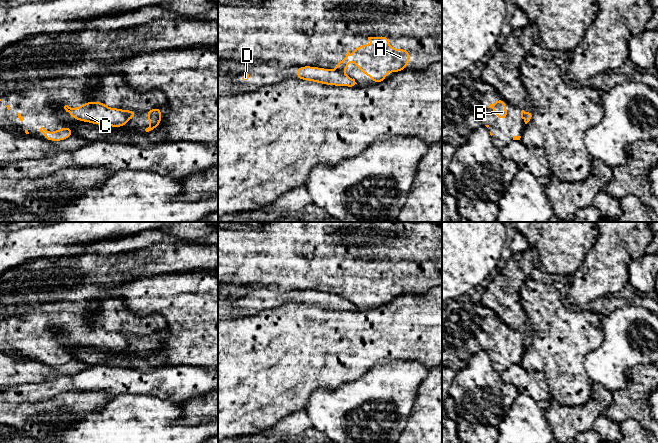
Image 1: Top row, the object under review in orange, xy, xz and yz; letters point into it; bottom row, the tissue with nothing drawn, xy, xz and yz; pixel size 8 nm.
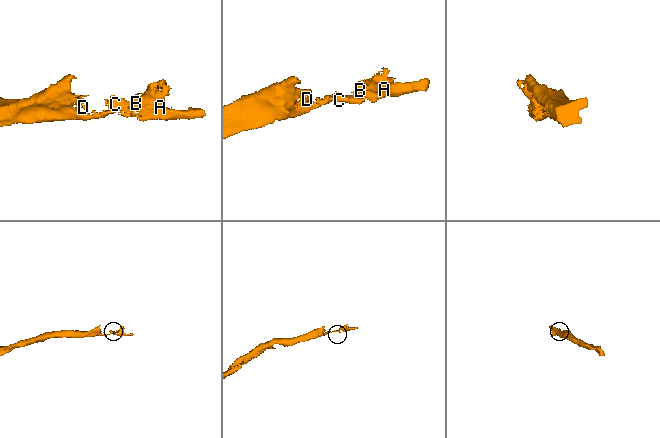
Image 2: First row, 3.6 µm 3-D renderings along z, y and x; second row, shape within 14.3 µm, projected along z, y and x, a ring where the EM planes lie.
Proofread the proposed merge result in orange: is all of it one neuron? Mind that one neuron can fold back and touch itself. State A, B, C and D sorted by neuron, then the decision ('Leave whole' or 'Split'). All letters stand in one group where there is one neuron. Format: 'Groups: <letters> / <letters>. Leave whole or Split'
Groups: A B / C D. Split

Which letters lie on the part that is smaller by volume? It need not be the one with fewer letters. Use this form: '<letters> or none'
A, B

